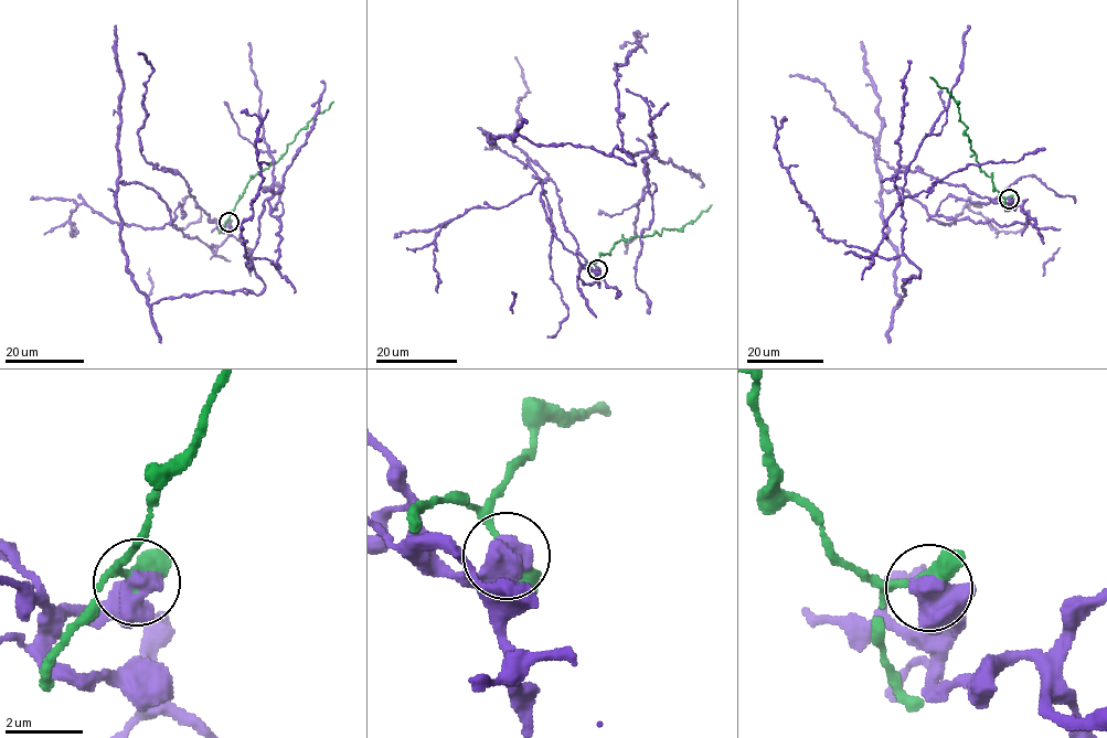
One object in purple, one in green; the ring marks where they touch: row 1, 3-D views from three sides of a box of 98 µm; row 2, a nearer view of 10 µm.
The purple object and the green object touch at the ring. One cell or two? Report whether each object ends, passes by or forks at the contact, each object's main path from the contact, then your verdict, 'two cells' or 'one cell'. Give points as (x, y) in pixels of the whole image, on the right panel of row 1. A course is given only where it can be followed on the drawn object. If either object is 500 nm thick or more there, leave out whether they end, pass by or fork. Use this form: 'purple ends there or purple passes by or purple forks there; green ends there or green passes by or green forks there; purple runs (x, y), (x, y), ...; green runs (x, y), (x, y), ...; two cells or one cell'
purple runs (1010, 199), (1026, 223), (932, 215), (883, 190), (897, 306), (919, 270), (904, 254), (905, 172), (968, 24); green runs (1010, 199), (994, 189), (992, 178), (978, 164), (967, 127), (959, 120), (957, 102), (929, 77); two cells

